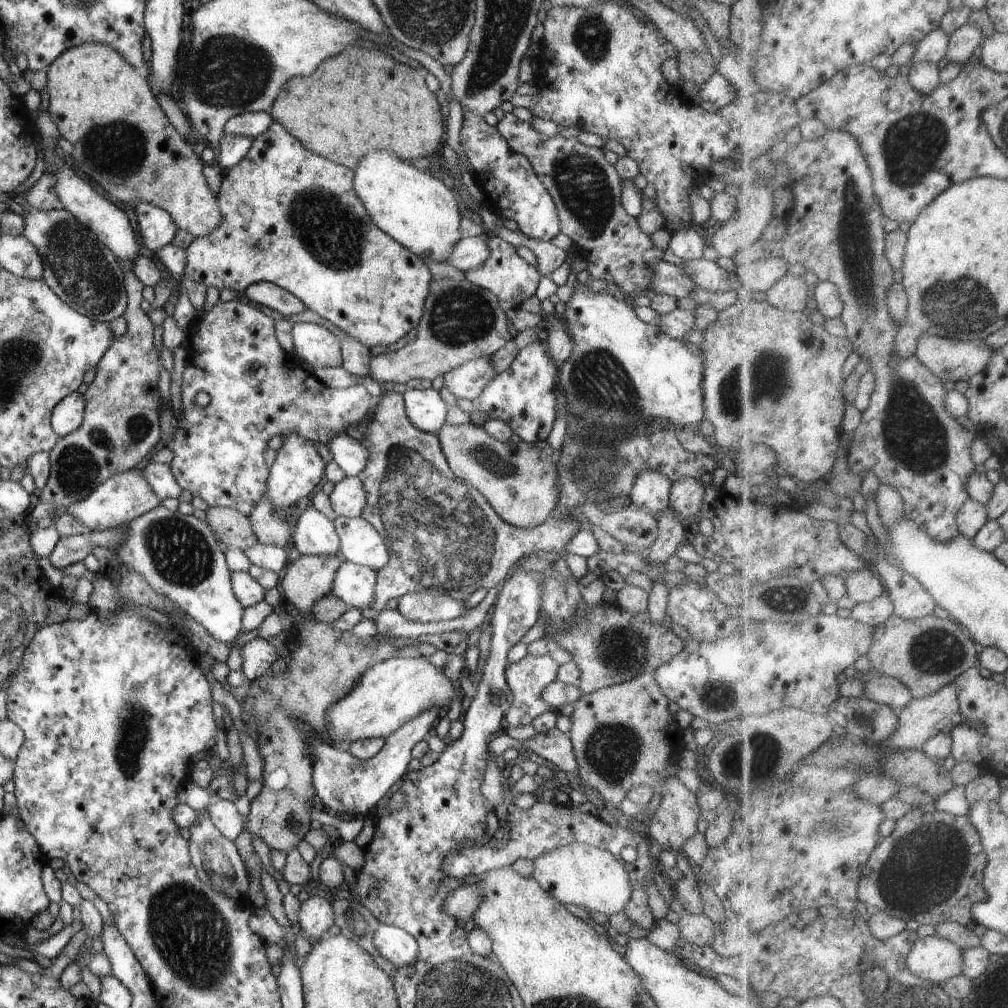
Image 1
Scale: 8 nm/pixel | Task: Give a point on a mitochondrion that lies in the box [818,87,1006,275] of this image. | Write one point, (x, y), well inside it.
(911, 145)

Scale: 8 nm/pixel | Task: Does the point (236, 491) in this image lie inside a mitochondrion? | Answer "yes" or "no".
no

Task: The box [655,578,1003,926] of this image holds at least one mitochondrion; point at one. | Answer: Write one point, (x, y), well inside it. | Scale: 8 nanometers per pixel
(935, 860)

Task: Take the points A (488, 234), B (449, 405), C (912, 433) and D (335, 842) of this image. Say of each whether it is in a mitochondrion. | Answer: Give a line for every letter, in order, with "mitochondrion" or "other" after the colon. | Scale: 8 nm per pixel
A: other
B: other
C: mitochondrion
D: other

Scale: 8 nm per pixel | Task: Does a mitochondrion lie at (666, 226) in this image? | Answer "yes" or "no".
no

